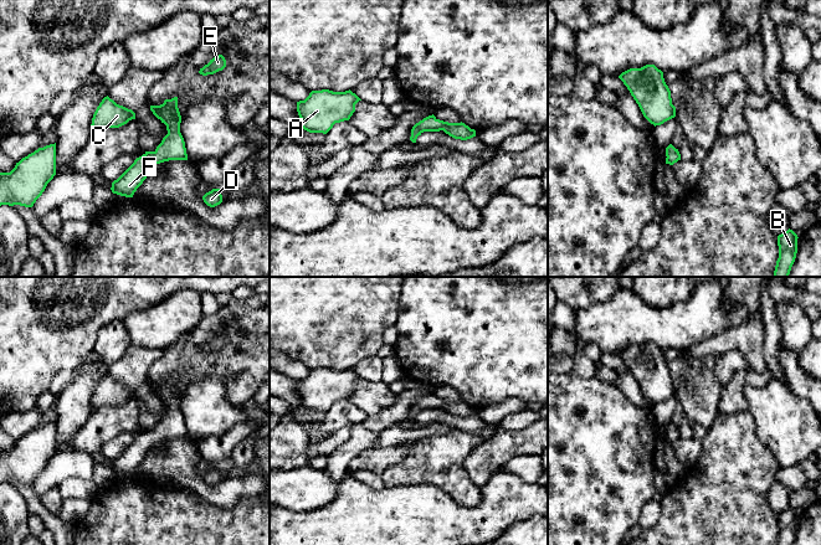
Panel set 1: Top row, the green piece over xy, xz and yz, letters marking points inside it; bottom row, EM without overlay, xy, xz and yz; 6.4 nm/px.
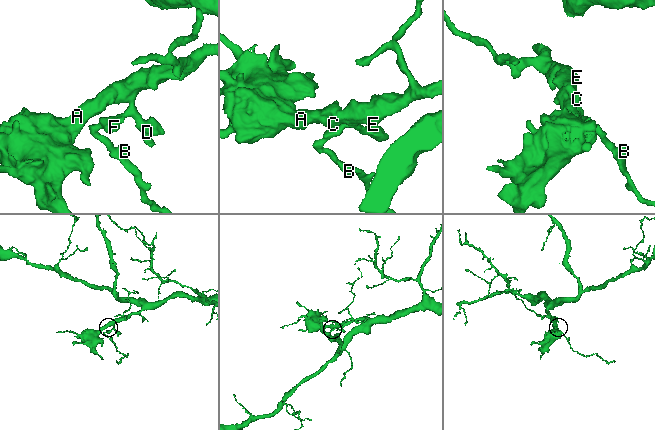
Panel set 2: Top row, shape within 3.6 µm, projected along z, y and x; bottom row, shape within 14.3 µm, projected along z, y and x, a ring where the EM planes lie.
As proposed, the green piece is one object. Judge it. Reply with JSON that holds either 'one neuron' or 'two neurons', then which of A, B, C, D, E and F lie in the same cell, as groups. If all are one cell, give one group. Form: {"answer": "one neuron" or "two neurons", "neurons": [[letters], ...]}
{"answer": "one neuron", "neurons": [["A", "B", "C", "D", "E", "F"]]}

